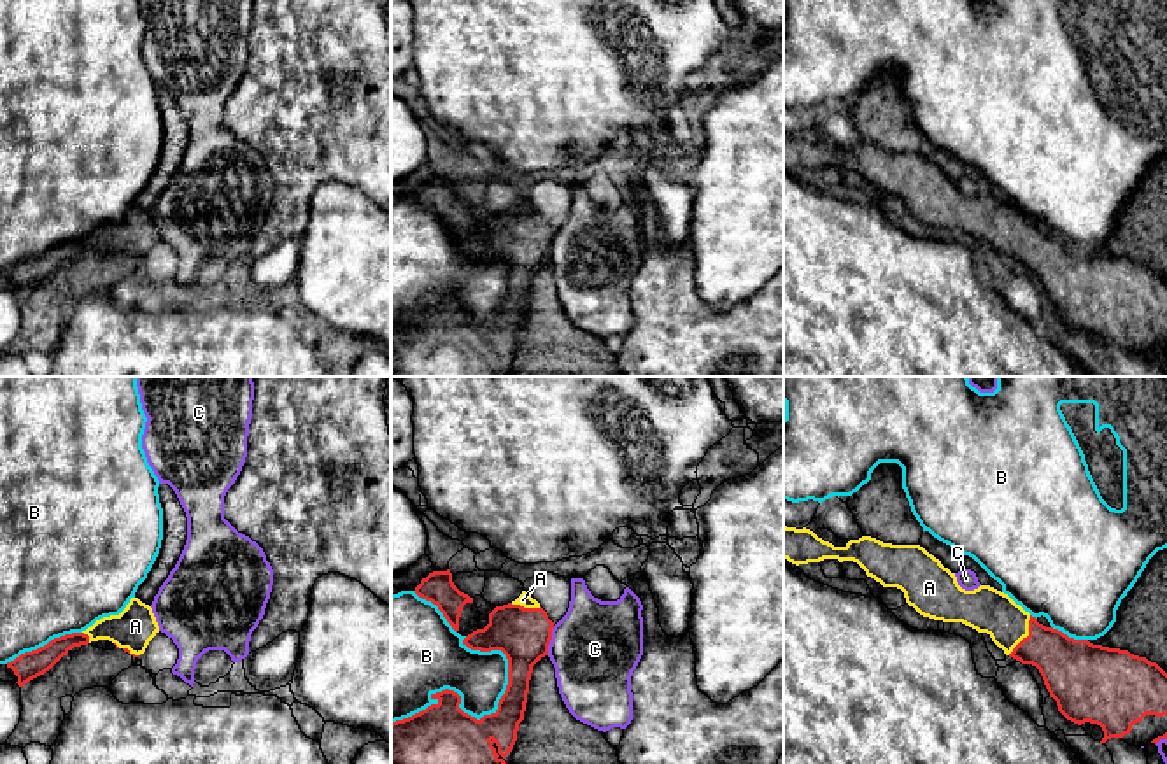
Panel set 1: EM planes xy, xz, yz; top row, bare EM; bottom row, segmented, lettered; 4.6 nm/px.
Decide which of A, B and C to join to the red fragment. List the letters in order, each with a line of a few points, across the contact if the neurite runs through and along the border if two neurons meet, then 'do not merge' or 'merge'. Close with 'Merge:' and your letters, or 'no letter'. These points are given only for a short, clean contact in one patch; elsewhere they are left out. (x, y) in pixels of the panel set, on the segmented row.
A: merge
B: do not merge
C: do not merge
Merge: A

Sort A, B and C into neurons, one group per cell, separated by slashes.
A / B / C

